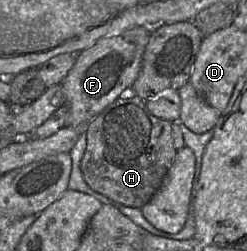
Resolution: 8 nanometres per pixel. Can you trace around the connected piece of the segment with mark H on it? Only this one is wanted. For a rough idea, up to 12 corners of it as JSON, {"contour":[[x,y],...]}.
{"contour":[[119,97],[88,124],[87,185],[141,209],[175,161],[172,122]]}

